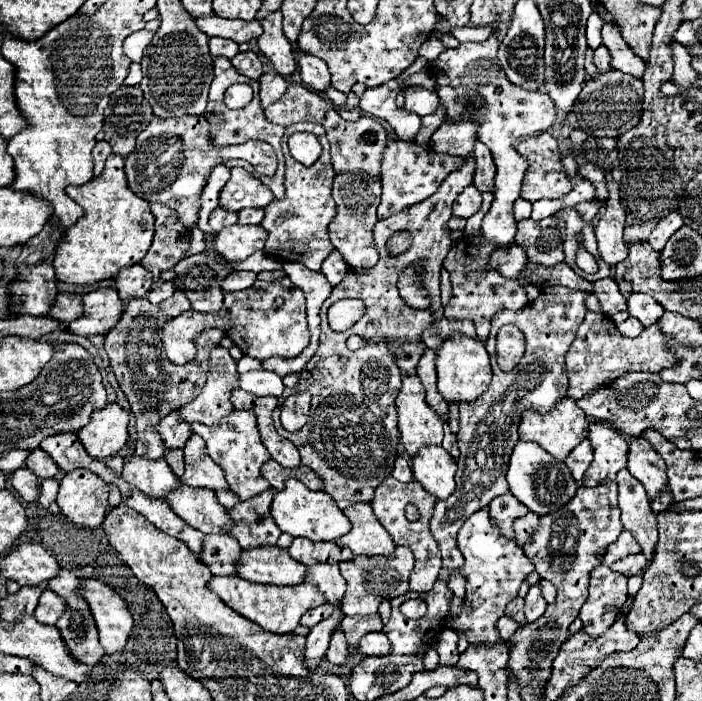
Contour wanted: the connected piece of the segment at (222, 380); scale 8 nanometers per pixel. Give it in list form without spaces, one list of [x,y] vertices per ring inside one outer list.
[[[216,346],[210,352],[210,368],[208,382],[196,400],[180,408],[180,416],[186,422],[200,422],[206,426],[220,424],[234,406],[230,402],[230,394],[234,388],[240,388],[240,374],[236,370],[236,362],[228,354],[226,348]]]

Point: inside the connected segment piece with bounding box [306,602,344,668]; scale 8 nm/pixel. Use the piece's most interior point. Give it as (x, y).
(317, 641)

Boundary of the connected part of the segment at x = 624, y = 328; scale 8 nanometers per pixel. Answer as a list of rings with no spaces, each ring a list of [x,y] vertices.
[[[628,318],[628,320],[624,320],[622,324],[618,324],[618,330],[624,334],[624,336],[630,336],[630,338],[636,338],[642,330],[644,330],[644,326],[640,324],[640,320],[636,320],[636,318]]]

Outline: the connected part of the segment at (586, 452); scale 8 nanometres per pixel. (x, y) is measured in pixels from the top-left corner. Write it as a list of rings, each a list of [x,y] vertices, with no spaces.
[[[586,438],[580,446],[576,446],[576,448],[568,454],[568,458],[566,458],[564,462],[566,462],[566,466],[570,468],[574,480],[580,482],[580,480],[584,478],[586,468],[588,468],[590,462],[592,462],[592,446],[590,446],[590,440]]]

